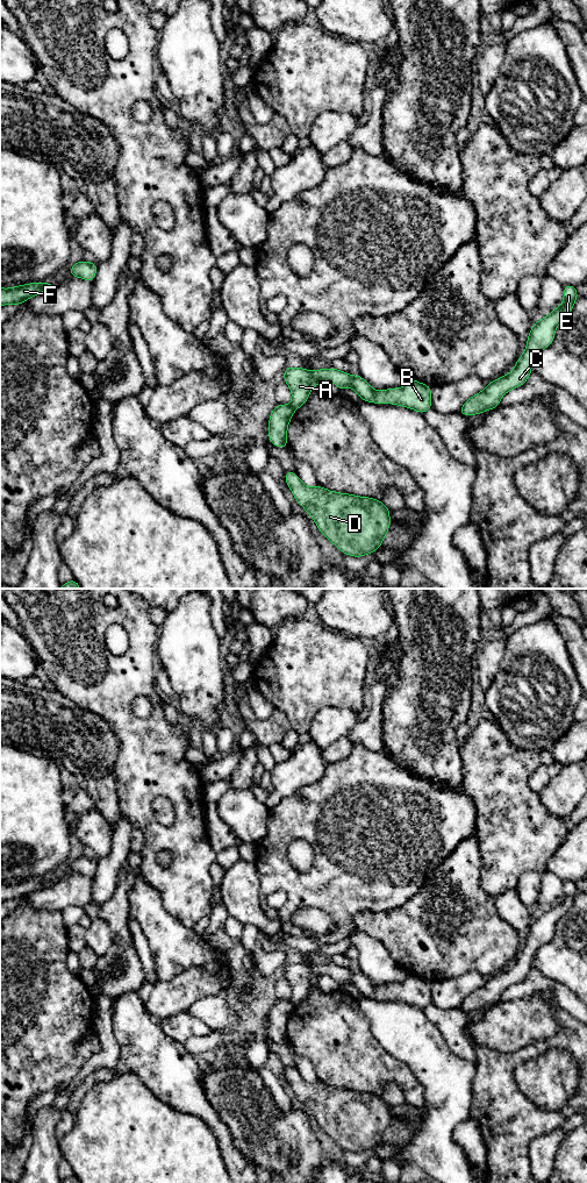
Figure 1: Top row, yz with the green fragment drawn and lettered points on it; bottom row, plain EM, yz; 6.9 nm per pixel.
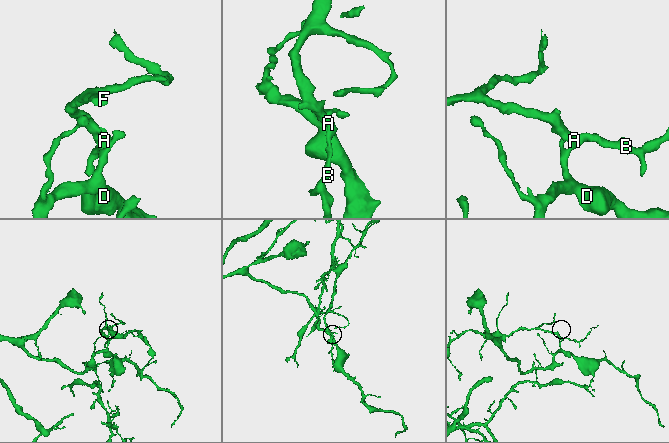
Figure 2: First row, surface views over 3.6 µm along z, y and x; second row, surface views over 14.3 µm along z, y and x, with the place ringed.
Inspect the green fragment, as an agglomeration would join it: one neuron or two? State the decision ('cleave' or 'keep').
cleave

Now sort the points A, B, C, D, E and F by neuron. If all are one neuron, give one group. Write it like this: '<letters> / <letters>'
A B C E F / D

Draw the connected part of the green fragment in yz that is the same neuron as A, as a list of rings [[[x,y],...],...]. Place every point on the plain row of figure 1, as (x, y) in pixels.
[[[285,963],[284,977],[292,985],[291,1003],[295,1006],[307,998],[315,979],[321,982],[322,977],[331,976],[341,986],[346,983],[353,984],[361,996],[374,999],[393,999],[405,1002],[424,1010],[432,1004],[431,982],[409,975],[403,983],[377,986],[360,971],[351,971],[334,963],[308,967],[305,963]]]

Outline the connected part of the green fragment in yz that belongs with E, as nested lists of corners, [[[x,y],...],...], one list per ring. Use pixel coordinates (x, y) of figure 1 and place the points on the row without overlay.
[[[563,881],[563,899],[552,905],[551,910],[539,914],[532,921],[523,950],[517,955],[515,963],[496,976],[488,977],[486,984],[472,991],[460,1004],[459,1009],[465,1012],[494,1005],[501,999],[501,993],[508,986],[522,982],[529,974],[532,958],[538,948],[553,938],[558,920],[567,913],[578,895],[578,886],[573,881]]]

